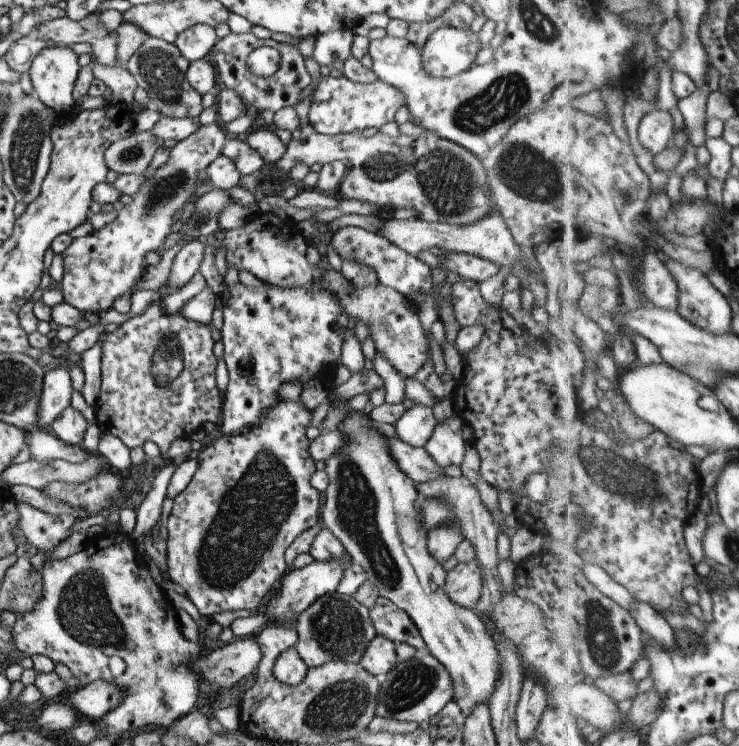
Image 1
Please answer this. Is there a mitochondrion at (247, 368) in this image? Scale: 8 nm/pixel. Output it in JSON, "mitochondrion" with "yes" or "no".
{"mitochondrion":"no"}

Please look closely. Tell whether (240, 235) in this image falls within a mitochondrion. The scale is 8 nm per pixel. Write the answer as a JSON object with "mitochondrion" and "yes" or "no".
{"mitochondrion":"no"}

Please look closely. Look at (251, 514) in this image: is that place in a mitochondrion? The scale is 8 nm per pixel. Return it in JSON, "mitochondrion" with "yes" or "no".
{"mitochondrion":"yes"}

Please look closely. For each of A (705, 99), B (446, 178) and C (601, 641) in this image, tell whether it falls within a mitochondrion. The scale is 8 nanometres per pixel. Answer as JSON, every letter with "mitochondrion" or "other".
{"A":"other","B":"mitochondrion","C":"mitochondrion"}

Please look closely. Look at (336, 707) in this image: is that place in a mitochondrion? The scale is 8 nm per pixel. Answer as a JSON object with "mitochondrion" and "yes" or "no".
{"mitochondrion":"yes"}

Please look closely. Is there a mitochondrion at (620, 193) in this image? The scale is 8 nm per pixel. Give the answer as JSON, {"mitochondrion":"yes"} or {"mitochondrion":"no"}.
{"mitochondrion":"yes"}

